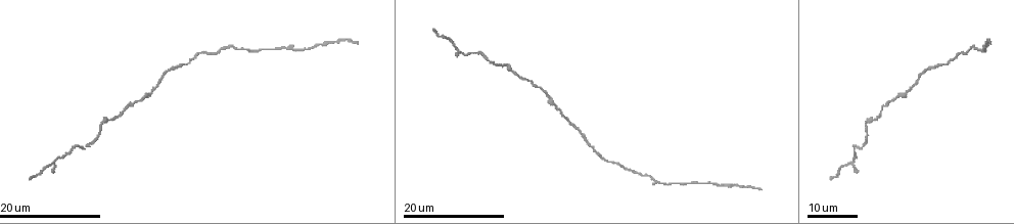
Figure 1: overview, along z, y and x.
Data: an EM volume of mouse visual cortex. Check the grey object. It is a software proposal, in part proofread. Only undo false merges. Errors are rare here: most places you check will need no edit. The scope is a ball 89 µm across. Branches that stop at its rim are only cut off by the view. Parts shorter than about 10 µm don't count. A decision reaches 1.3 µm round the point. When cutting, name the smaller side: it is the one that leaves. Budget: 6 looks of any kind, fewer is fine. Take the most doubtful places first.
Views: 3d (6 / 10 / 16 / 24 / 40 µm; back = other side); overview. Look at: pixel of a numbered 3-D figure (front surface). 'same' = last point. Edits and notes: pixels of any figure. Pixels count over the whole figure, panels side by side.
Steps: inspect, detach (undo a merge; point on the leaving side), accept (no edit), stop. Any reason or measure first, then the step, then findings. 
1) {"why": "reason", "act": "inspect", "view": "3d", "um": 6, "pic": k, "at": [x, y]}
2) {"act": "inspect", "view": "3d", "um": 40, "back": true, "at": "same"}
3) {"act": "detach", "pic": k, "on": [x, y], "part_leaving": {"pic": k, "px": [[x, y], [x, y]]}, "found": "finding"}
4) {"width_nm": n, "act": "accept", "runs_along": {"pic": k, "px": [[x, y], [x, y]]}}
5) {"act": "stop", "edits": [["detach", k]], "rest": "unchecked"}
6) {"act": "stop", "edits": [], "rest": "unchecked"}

{"why": "arms run side by side", "act": "inspect", "view": "3d", "um": 24, "pic": 1, "at": [255, 50]}

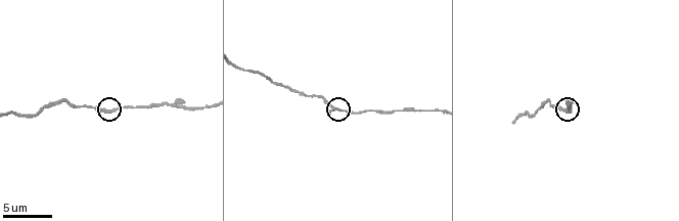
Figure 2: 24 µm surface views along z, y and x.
{"act": "inspect", "view": "3d", "um": 6, "pic": 2, "at": [340, 111]}

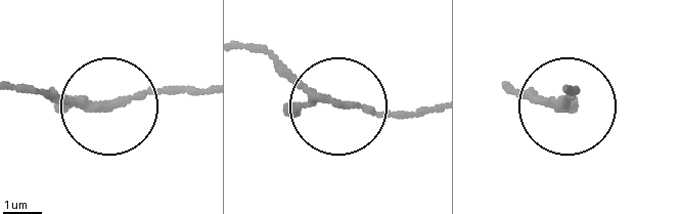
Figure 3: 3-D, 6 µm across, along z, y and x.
{"act": "accept", "runs_along": {"pic": 3, "px": [[19, 89], [118, 109], [192, 89]]}, "found": "all the same neuron"}

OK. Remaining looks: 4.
{"why": "calibre changes", "act": "inspect", "view": "3d", "um": 16, "pic": 1, "at": [146, 96]}

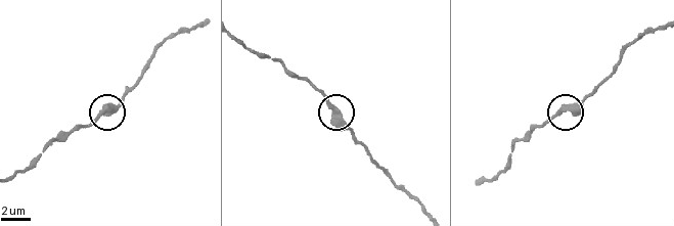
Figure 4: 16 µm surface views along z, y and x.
{"act": "inspect", "view": "3d", "um": 10, "pic": 4, "at": [330, 105]}

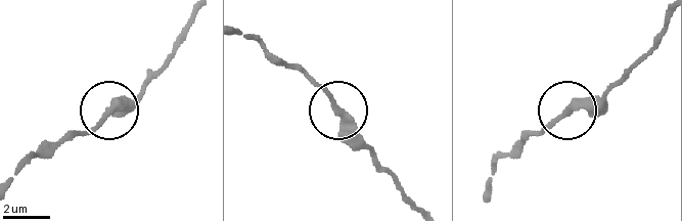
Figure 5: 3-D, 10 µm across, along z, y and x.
{"act": "accept", "found": "all the same neuron"}

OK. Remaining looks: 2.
{"why": "calibre changes", "act": "inspect", "view": "3d", "um": 24, "pic": 1, "at": [101, 123]}

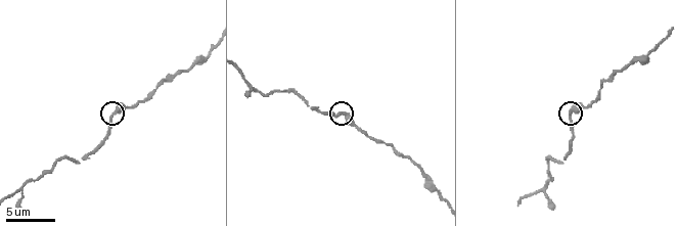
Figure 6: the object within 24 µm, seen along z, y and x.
{"act": "inspect", "view": "3d", "um": 10, "pic": 6, "at": [569, 112]}

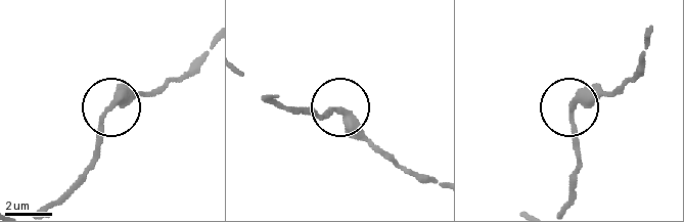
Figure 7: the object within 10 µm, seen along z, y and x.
{"width_nm": 260, "act": "accept", "runs_along": {"pic": 7, "px": [[432, 181], [392, 162], [340, 112], [315, 115]]}, "found": "continuous, no second neuron"}

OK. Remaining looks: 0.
{"act": "stop", "edits": [], "rest": "unchecked"}

